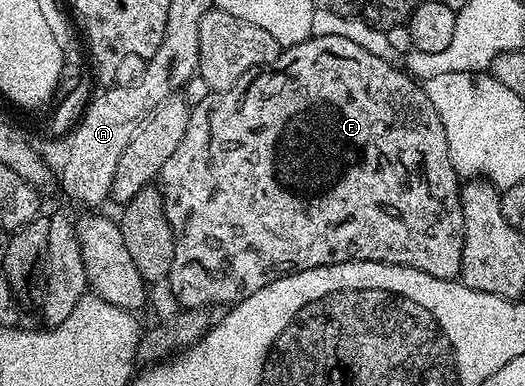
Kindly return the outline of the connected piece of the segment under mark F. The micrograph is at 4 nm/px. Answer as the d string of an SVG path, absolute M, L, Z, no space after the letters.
M311 35L304 42L281 49L271 64L257 69L249 79L237 80L223 92L210 92L204 102L191 107L188 130L184 130L184 138L180 138L176 154L164 162L160 173L162 211L174 233L174 257L168 279L183 309L210 308L214 304L233 306L256 294L256 290L268 286L279 276L289 276L291 272L303 268L319 268L349 260L399 264L441 280L458 280L461 277L464 214L460 173L454 169L450 157L444 122L440 122L440 114L436 114L436 106L432 106L425 87L401 67L393 68L390 64L389 59L370 54L346 38Z

